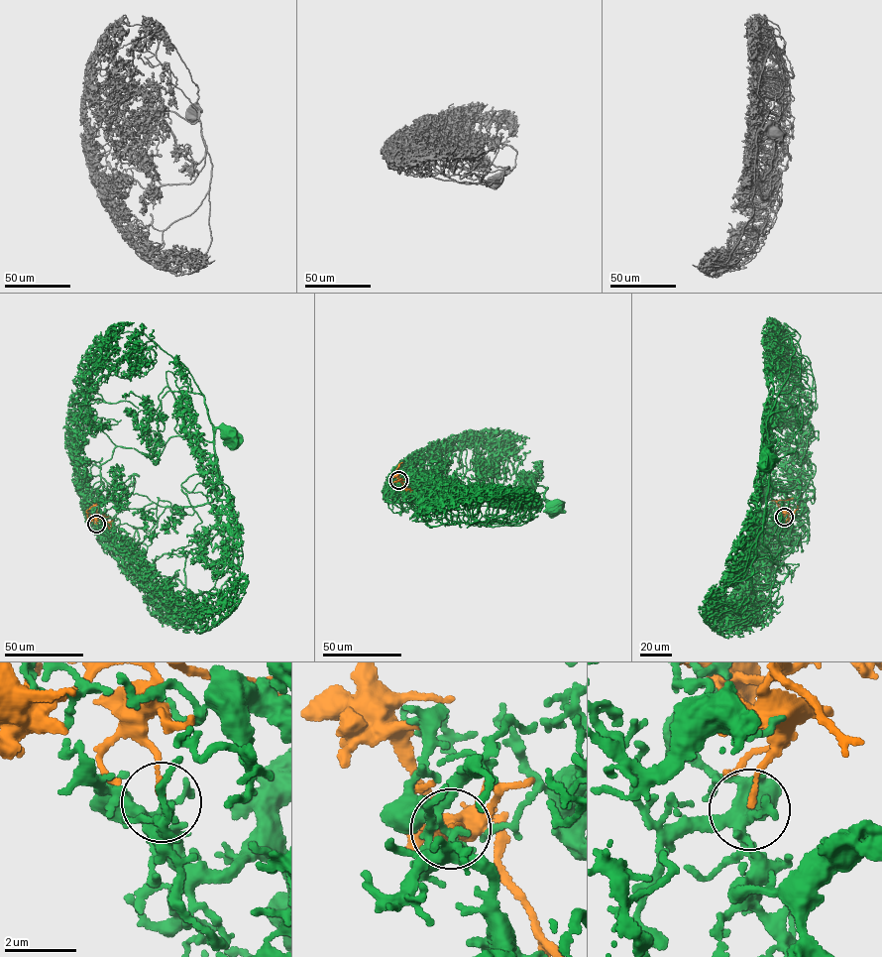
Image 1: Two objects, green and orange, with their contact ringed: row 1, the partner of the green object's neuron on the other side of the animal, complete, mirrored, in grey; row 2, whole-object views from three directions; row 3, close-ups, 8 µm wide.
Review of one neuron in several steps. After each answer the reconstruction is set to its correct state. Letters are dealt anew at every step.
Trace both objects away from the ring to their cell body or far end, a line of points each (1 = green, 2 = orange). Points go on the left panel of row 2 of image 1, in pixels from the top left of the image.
1: (96, 524), (118, 519), (120, 510), (153, 503), (165, 507), (211, 503), (222, 494), (215, 430), (228, 432)
2: (96, 524), (96, 519), (88, 519), (86, 510), (96, 504)

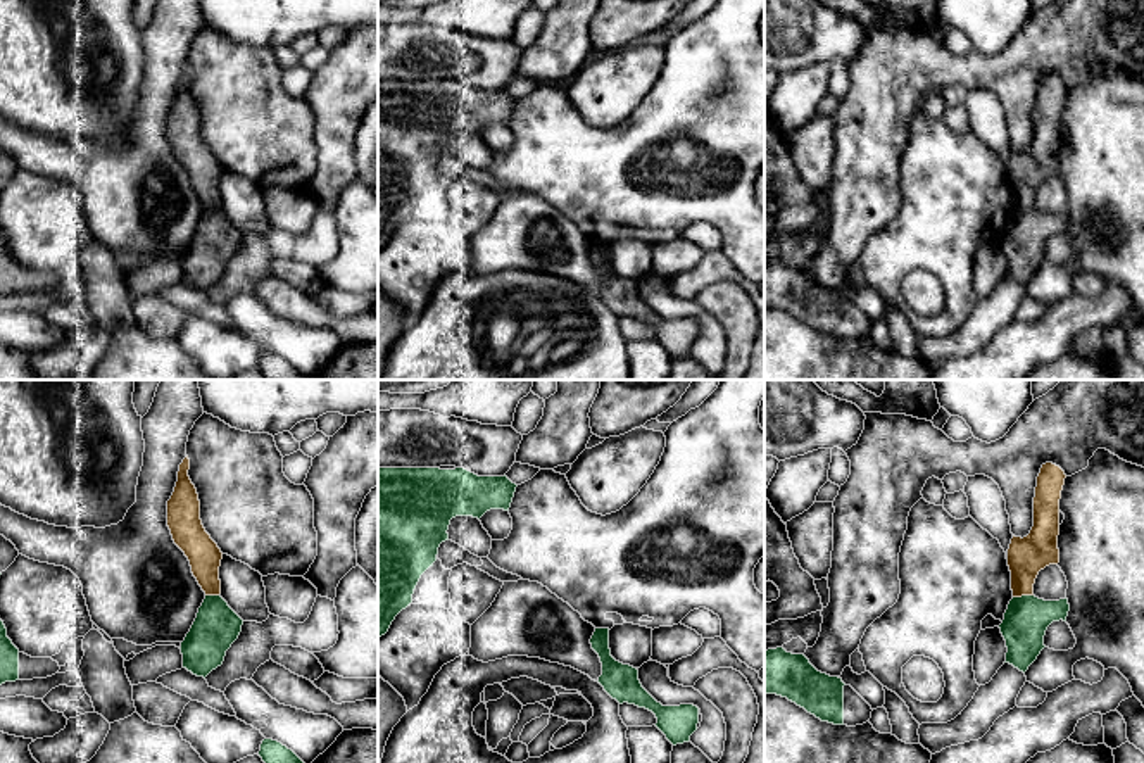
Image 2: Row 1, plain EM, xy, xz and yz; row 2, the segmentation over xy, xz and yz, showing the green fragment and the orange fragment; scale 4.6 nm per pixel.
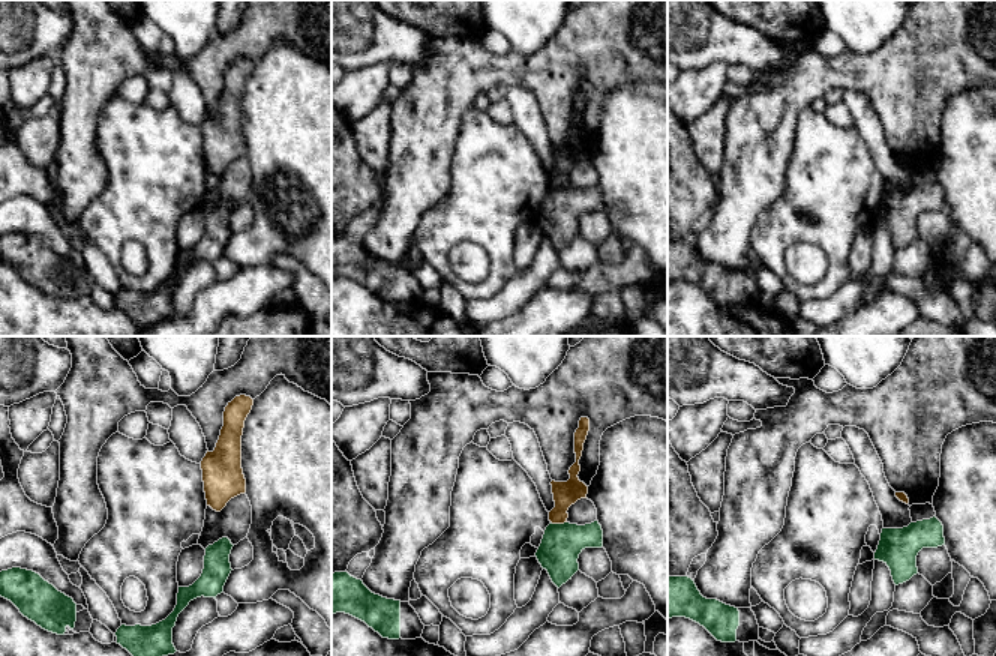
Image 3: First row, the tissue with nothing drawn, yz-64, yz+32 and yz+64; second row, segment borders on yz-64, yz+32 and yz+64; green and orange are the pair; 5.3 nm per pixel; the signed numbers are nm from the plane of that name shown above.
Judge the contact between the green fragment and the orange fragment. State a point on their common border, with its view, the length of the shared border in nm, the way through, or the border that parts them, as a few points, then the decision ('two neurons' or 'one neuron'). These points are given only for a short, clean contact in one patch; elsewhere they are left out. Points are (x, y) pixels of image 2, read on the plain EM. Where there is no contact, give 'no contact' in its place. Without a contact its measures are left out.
yz (1022, 209) | 100 nm | along yz (1032, 208), (1013, 211) | two neurons

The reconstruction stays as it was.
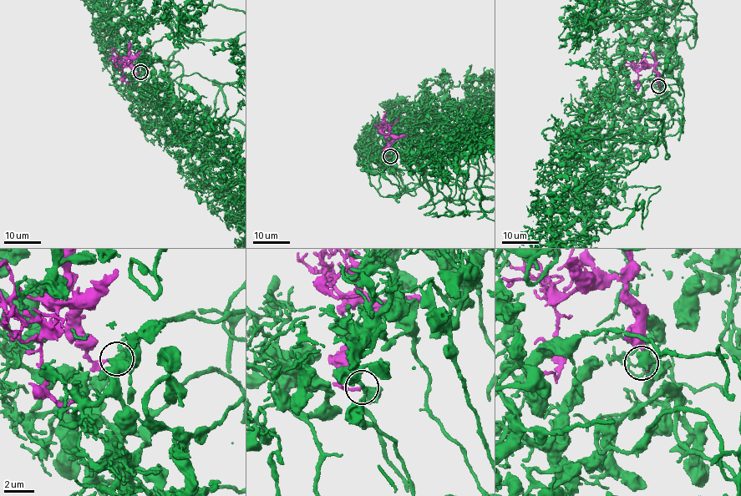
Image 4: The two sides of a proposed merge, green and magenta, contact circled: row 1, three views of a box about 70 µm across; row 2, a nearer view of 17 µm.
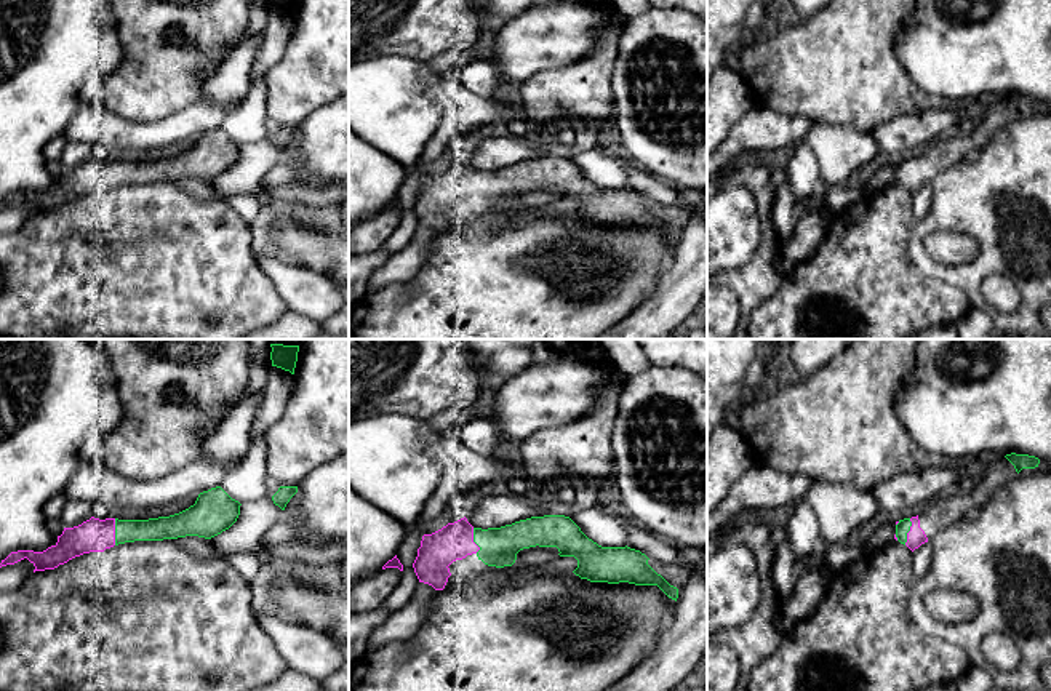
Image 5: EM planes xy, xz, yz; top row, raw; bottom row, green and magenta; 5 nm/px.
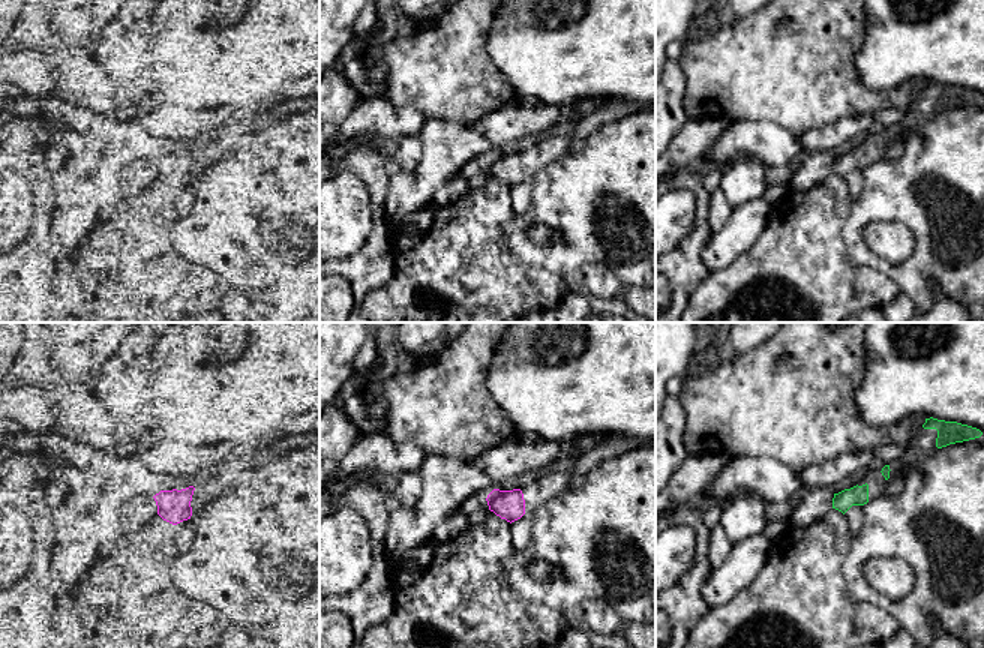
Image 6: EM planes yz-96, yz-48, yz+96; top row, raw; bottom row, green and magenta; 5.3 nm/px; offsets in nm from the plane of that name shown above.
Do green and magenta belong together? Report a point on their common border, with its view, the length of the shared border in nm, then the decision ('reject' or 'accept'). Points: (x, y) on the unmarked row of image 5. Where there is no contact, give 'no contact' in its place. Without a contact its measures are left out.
xy (115, 173) | 140 nm | accept

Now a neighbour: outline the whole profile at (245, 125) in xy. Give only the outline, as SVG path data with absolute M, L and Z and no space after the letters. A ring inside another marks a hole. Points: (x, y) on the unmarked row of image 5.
M264 78L250 82L246 98L237 109L229 112L219 126L232 141L242 147L253 146L266 138L267 96Z

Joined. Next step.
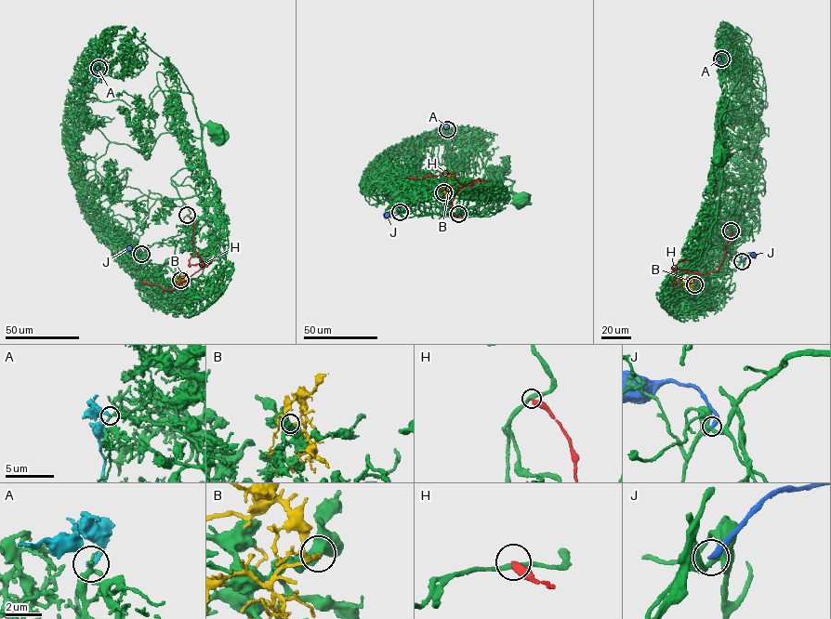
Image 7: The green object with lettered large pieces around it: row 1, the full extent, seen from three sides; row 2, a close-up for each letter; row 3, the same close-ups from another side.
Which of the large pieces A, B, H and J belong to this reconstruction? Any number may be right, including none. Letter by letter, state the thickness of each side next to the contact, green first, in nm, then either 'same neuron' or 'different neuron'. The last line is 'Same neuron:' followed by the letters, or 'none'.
A: 220 nm thick on the green side, 260 nm on the other; different neuron
B: 500 nm thick on the green side, 150 nm on the other; different neuron
H: 240 nm thick on the green side, 360 nm on the other; different neuron
J: 280 nm thick on the green side, 340 nm on the other; different neuron
Same neuron: none

